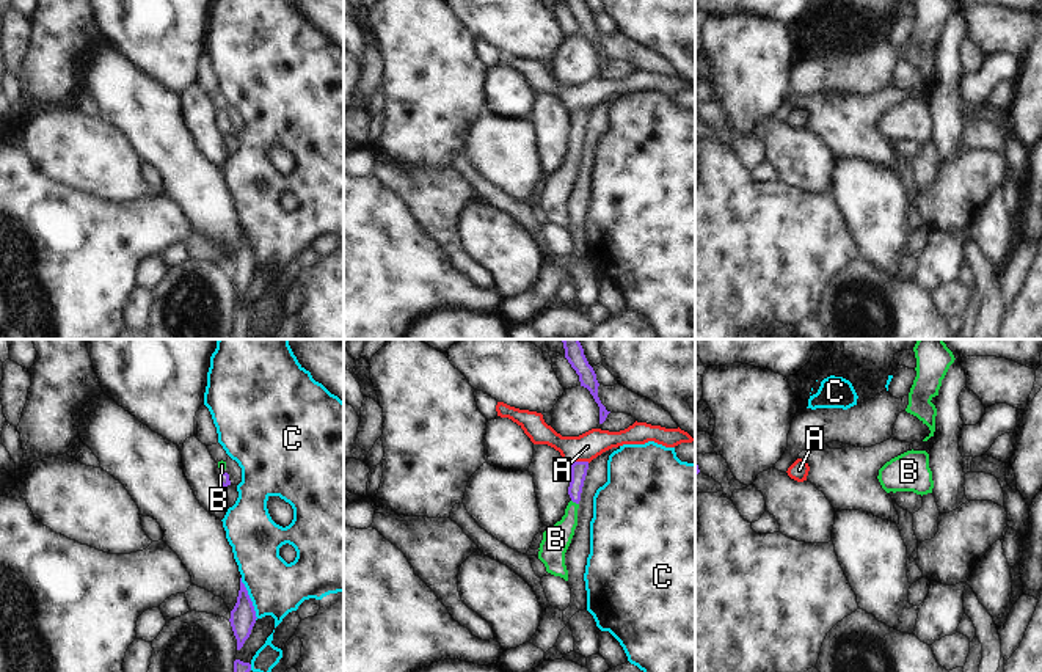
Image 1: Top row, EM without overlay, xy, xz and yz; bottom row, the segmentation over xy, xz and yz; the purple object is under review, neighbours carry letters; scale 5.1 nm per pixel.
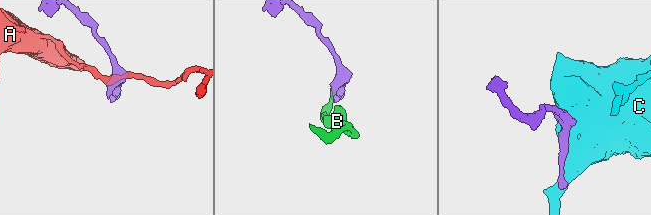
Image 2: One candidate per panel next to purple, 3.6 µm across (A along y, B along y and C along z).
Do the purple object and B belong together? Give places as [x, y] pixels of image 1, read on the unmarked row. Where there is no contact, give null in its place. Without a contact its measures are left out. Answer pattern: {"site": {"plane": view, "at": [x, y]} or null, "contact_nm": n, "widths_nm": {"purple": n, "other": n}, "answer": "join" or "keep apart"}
{"site": {"plane": "xz", "at": [575, 149]}, "contact_nm": 50, "widths_nm": {"purple": 80, "other": 140}, "answer": "join"}

